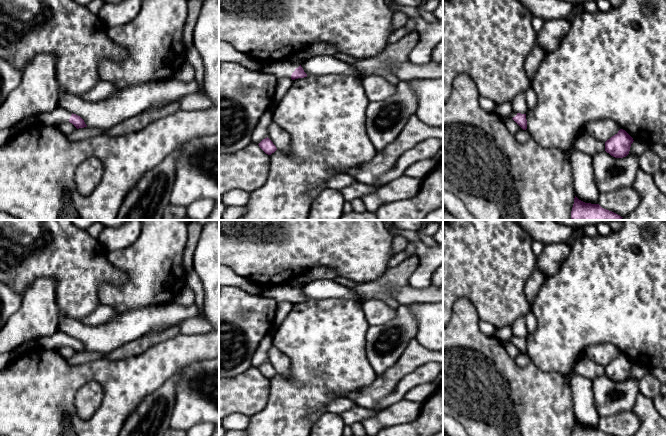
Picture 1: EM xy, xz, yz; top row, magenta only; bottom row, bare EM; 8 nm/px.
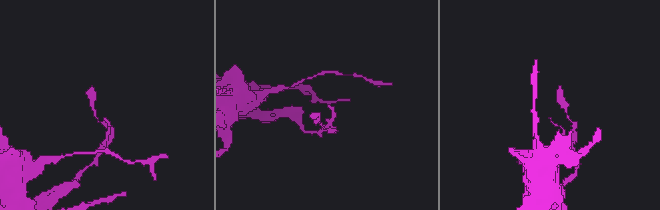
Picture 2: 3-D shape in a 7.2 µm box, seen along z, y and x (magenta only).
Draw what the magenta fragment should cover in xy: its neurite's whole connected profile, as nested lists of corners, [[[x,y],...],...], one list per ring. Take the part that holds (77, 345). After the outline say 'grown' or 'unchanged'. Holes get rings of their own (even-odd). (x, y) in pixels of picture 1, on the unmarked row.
[[[73,337],[69,343],[69,346],[72,347],[77,353],[87,351],[84,344],[80,340]]] | unchanged

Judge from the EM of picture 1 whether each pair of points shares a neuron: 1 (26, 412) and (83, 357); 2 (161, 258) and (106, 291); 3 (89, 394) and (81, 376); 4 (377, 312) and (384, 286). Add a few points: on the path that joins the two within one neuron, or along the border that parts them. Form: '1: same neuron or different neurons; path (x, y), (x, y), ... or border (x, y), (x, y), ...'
1: different neurons; border (99, 358), (79, 364), (70, 364), (65, 359)
2: same neuron; path (147, 272), (127, 292), (120, 292)
3: different neurons; border (101, 385), (87, 382), (76, 393), (73, 403)
4: different neurons; border (362, 302), (368, 299), (380, 299), (395, 309)

